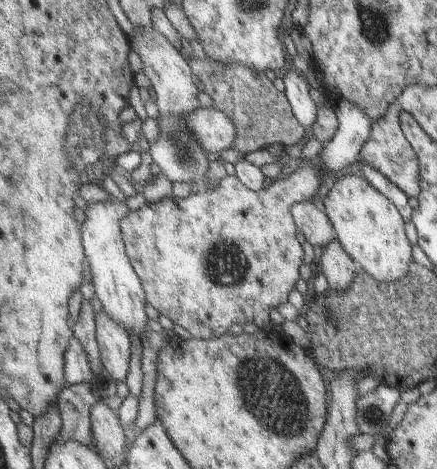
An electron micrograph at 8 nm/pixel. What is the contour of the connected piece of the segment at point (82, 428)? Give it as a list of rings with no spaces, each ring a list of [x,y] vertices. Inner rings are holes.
[[[91,385],[66,386],[65,390],[58,398],[60,412],[64,425],[60,433],[61,439],[64,441],[79,441],[86,445],[93,446],[92,436],[92,408],[100,402],[100,388]]]

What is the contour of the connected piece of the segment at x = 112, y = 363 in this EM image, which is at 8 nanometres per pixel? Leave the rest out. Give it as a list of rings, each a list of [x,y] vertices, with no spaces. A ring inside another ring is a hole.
[[[103,308],[96,314],[96,335],[100,344],[100,358],[104,377],[125,381],[131,360],[130,332]]]

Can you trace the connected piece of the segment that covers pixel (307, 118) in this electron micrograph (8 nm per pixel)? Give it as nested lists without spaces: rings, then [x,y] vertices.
[[[295,70],[286,72],[283,78],[288,101],[292,106],[295,116],[303,126],[310,129],[318,117],[318,107],[311,96],[309,80],[303,73]]]

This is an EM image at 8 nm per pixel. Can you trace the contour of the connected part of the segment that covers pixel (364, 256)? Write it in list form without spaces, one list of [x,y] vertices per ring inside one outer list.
[[[354,169],[339,175],[323,203],[324,210],[337,231],[338,239],[345,250],[351,253],[359,268],[384,283],[401,280],[407,266],[410,266],[411,246],[403,232],[402,215],[385,194],[371,186]]]

